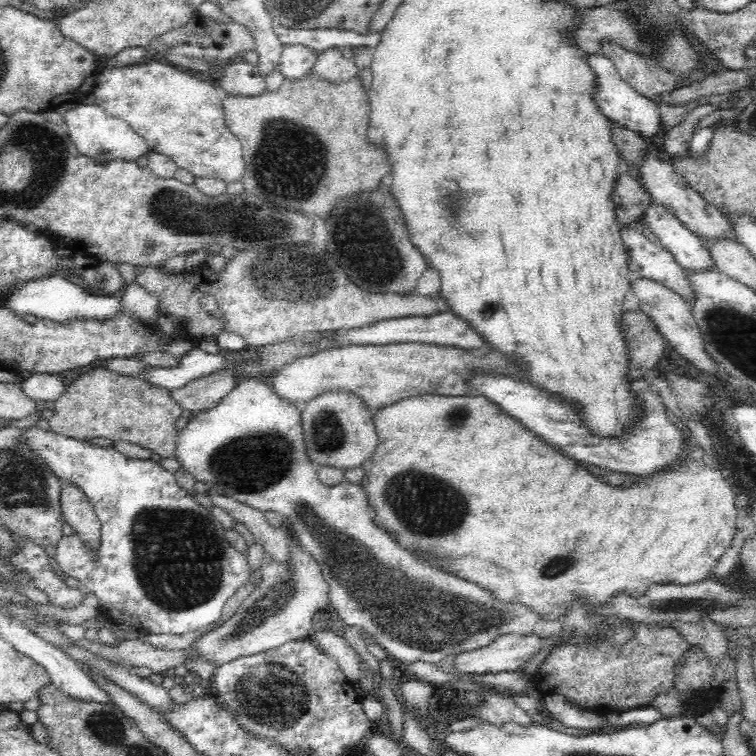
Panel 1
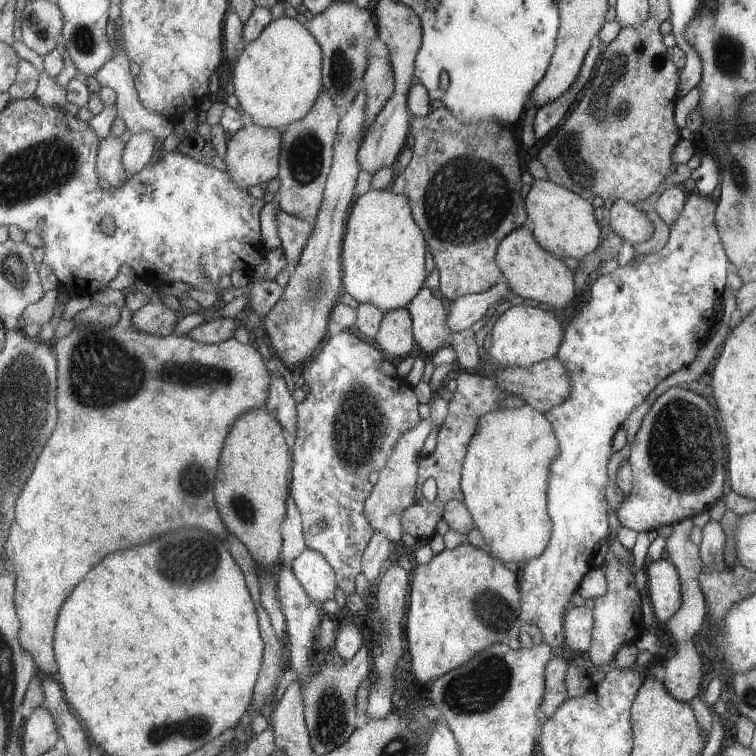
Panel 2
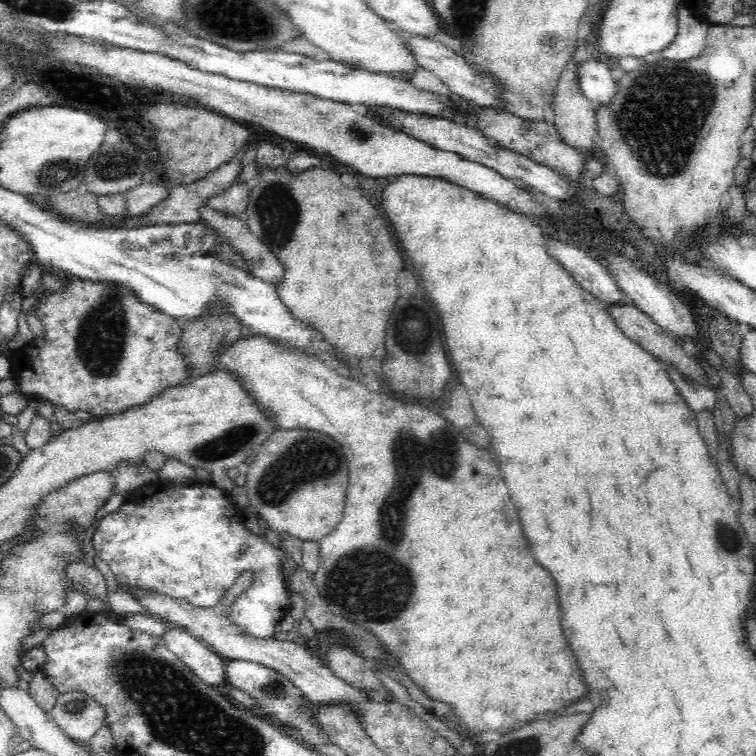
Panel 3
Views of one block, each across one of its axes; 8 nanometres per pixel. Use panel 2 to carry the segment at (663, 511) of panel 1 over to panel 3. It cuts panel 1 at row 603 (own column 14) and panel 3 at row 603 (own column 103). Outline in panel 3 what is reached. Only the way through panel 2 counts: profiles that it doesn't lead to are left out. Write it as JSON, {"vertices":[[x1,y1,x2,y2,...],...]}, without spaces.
{"vertices":[[239,338,224,350,218,350,215,371,224,367,224,372,233,372,243,382,249,396,265,408,266,415,274,419,277,431,290,429,306,429,322,432,335,440,347,456,349,468,349,485,343,516,339,523,319,540,319,569,312,574,313,582,324,599,324,606,336,616,346,618,373,632,383,642,386,652,397,656,398,663,405,668,405,673,414,681,421,690,426,692,432,700,448,703,452,717,450,723,455,722,467,738,477,741,480,734,486,731,497,730,506,734,516,730,514,724,532,720,544,719,556,714,562,708,568,708,582,700,587,694,588,685,582,668,578,666,572,650,568,648,560,626,560,604,558,604,558,588,552,574,542,568,534,560,534,550,530,548,528,540,524,538,518,512,510,500,506,484,500,476,498,464,494,456,470,442,461,435,457,426,452,426,450,421,443,416,434,414,434,410,426,410,418,406,418,402,402,402,388,394,370,392,364,384,346,379,338,375,330,366,324,365,315,356,307,356,293,352,283,344,275,344,262,338]]}

